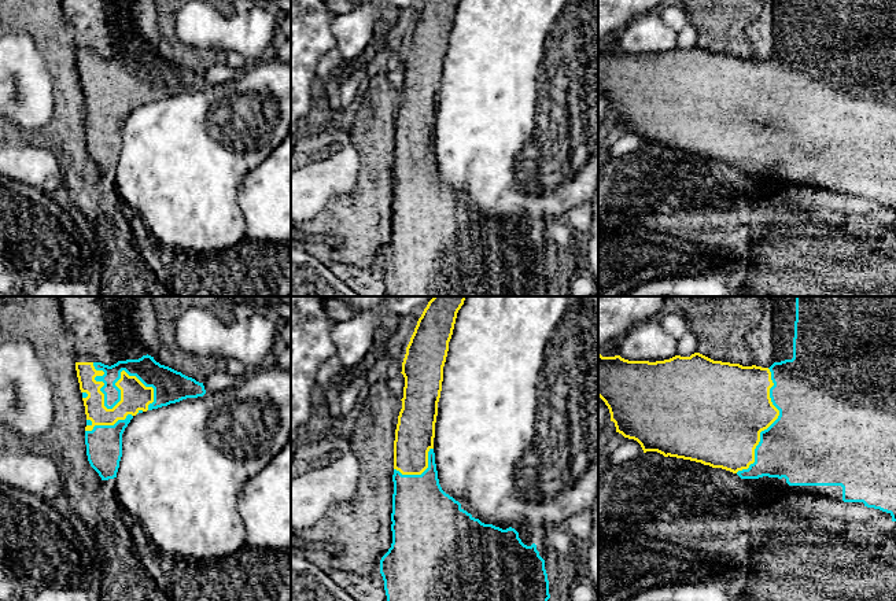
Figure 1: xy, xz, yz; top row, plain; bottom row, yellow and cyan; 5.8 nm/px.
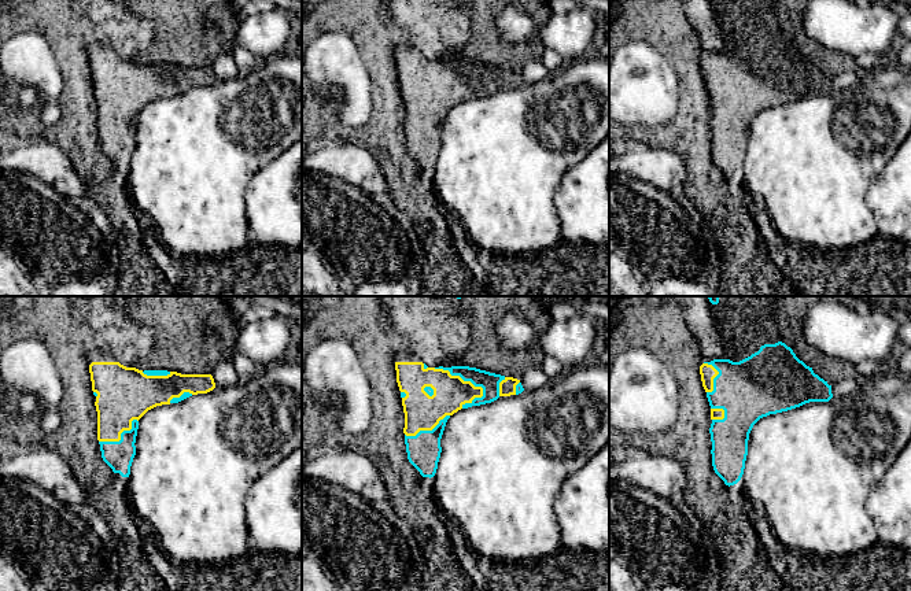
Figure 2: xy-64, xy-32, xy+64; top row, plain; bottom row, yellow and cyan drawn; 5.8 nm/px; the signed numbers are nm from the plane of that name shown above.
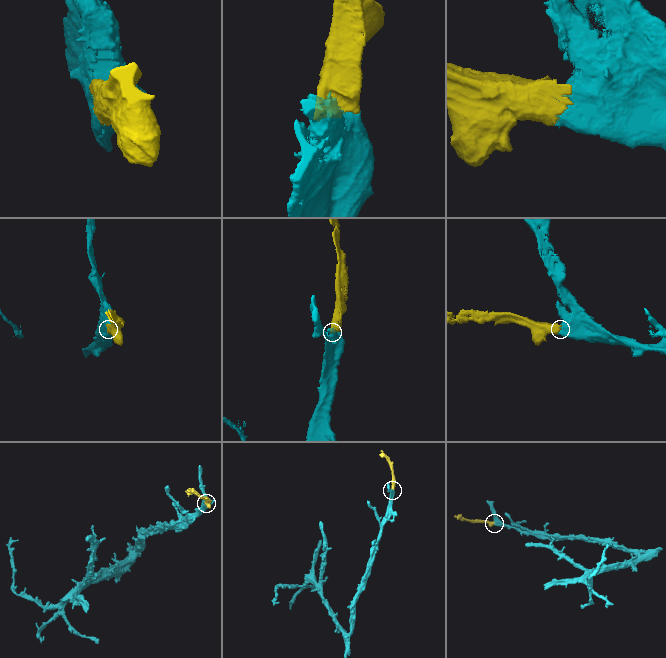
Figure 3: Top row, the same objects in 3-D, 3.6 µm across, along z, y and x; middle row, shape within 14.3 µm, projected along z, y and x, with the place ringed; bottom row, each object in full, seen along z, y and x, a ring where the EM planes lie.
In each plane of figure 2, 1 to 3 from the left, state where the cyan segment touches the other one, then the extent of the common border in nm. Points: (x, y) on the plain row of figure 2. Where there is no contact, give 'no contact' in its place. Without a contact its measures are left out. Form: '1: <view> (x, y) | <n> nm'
1: xy-64 (120, 129) | 260 nm
2: xy-32 (460, 70) | 340 nm
3: xy+64 (716, 67) | 190 nm

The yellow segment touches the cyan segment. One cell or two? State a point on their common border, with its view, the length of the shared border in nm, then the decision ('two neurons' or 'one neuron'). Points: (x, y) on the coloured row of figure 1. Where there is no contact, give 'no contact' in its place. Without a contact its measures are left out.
meets yellow in xy at (121, 398); contact 440 nm long; one neuron

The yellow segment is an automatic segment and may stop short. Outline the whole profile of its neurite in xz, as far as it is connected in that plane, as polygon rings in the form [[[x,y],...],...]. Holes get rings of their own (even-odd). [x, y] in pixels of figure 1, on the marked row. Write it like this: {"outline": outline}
{"outline": [[[434,296],[417,321],[402,362],[405,387],[394,440],[392,543],[380,560],[387,601],[547,601],[549,580],[537,545],[524,545],[512,527],[502,530],[475,519],[439,484],[434,453],[438,402],[449,342],[464,300],[465,296]]]}

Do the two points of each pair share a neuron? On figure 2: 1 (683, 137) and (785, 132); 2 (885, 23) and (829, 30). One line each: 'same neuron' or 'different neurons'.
1: different neurons
2: same neuron

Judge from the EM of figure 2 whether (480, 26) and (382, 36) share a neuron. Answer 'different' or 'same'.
same

